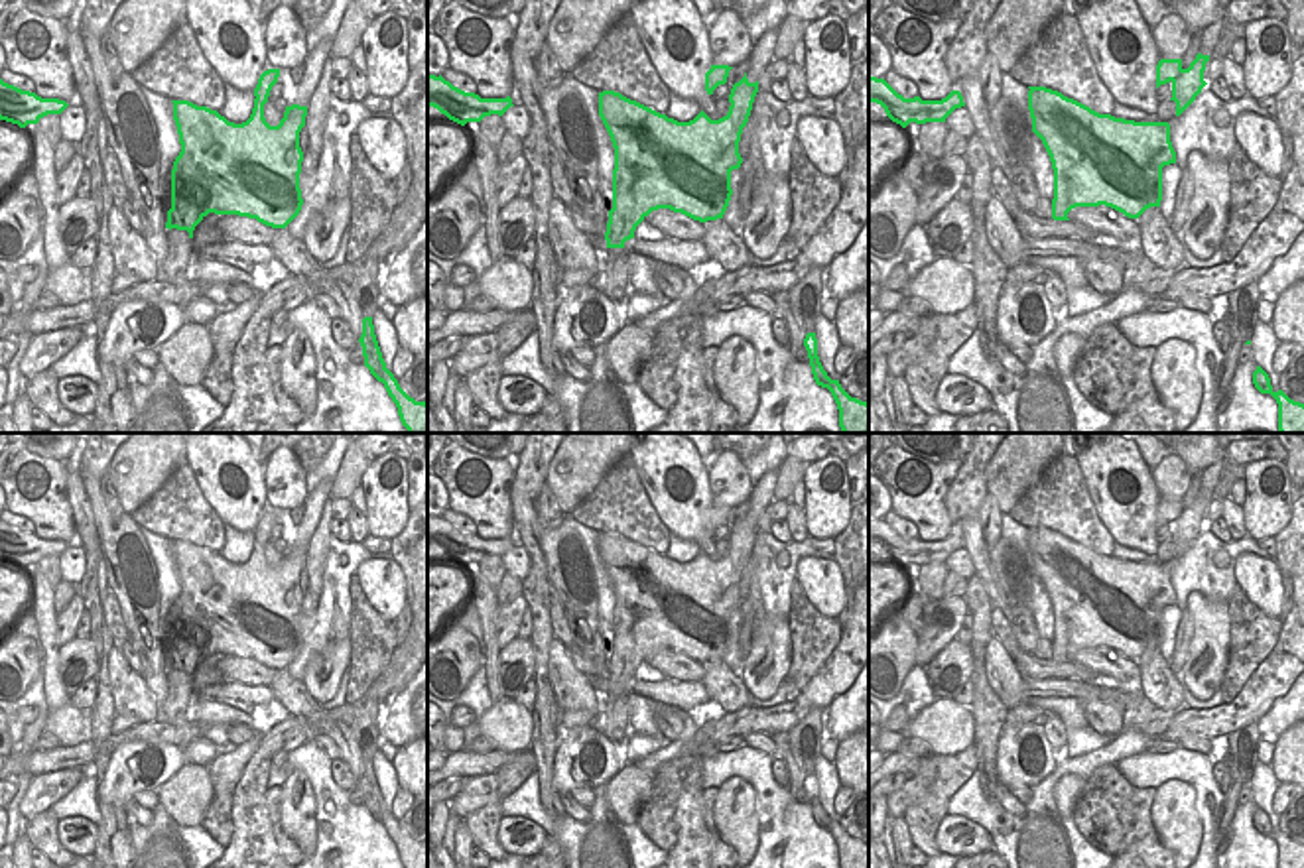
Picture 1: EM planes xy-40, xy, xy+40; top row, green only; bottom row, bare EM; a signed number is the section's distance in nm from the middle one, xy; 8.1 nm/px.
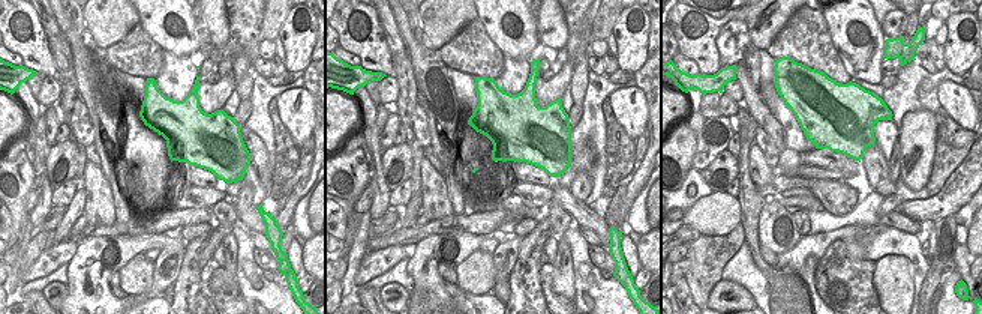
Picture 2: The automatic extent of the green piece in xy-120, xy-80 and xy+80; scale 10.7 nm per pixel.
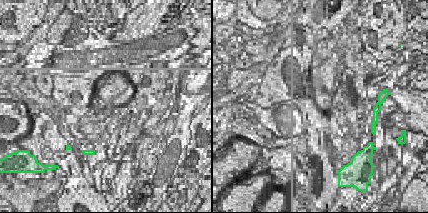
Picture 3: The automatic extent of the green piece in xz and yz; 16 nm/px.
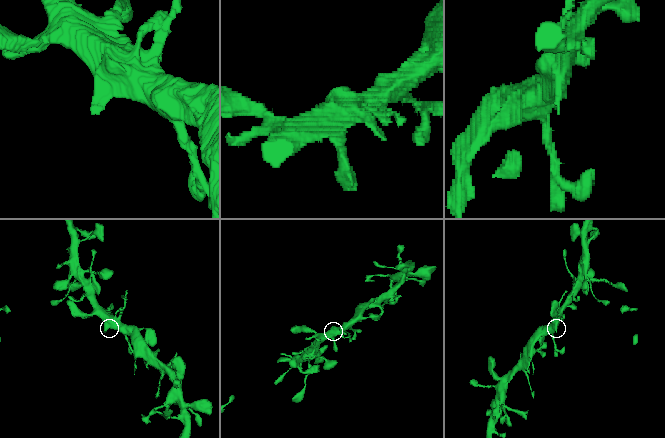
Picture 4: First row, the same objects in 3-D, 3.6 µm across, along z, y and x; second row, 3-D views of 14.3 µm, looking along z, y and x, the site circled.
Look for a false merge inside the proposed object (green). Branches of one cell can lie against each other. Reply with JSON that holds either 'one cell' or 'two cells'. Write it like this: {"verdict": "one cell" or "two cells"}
{"verdict": "two cells"}

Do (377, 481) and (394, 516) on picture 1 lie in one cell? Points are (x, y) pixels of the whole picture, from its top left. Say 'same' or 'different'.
same

